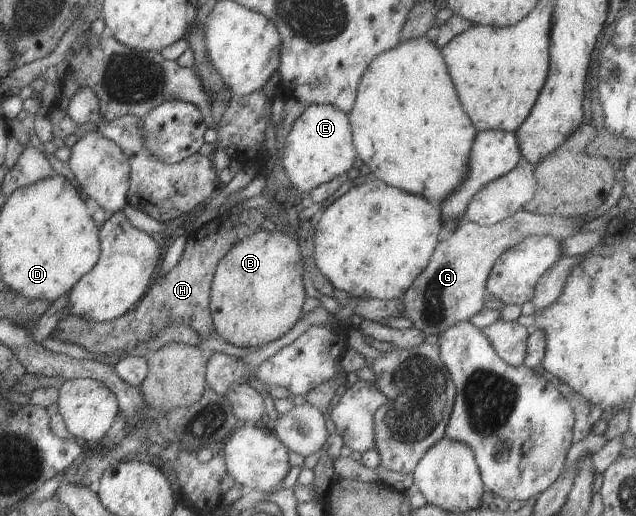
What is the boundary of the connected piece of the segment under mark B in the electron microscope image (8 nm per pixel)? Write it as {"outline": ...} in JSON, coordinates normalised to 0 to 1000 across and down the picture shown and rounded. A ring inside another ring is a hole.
{"outline":[[[406,444],[365,473],[336,519],[329,597],[336,640],[355,665],[393,676],[418,669],[456,641],[475,610],[475,492],[459,453]]]}

